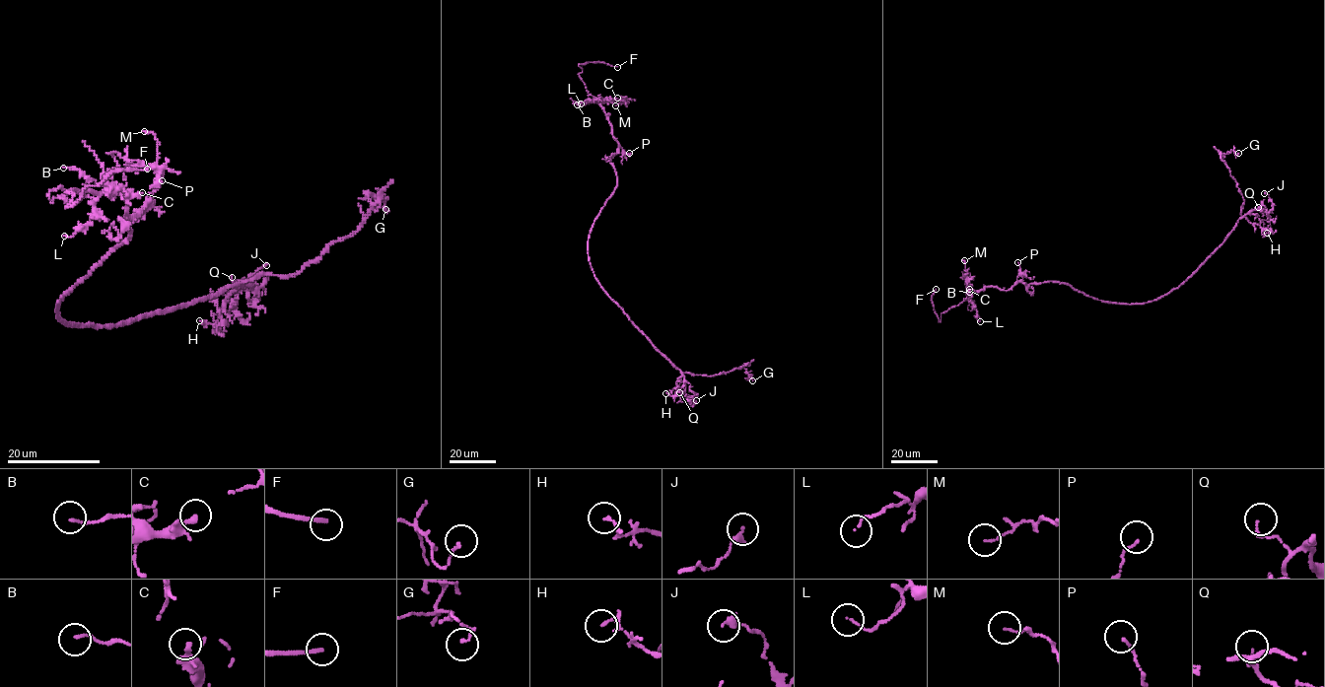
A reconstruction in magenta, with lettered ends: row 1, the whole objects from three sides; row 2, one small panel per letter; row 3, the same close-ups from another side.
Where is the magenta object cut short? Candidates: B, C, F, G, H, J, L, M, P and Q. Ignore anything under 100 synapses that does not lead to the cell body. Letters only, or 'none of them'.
F

